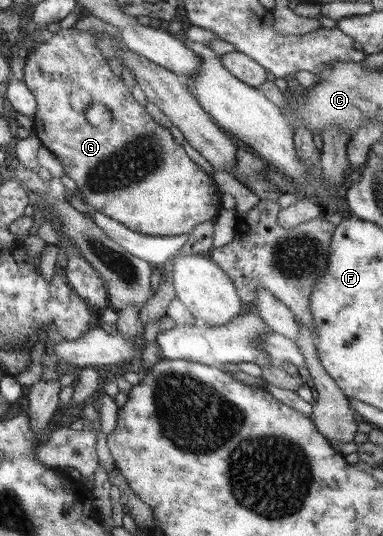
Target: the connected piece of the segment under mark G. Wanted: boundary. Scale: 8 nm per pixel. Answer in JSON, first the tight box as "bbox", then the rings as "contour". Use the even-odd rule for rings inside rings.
{"bbox":[23,27,223,236],"contour":[[[73,27],[58,30],[25,58],[23,83],[36,97],[34,136],[60,160],[65,174],[77,184],[76,193],[86,203],[134,232],[146,236],[182,236],[201,222],[213,221],[223,207],[222,192],[212,175],[192,161],[169,130],[155,122],[146,107],[134,99],[124,80],[112,72],[107,59],[103,58],[96,39],[92,32]],[[94,101],[112,111],[110,123],[94,127],[86,121],[84,111]]]}

